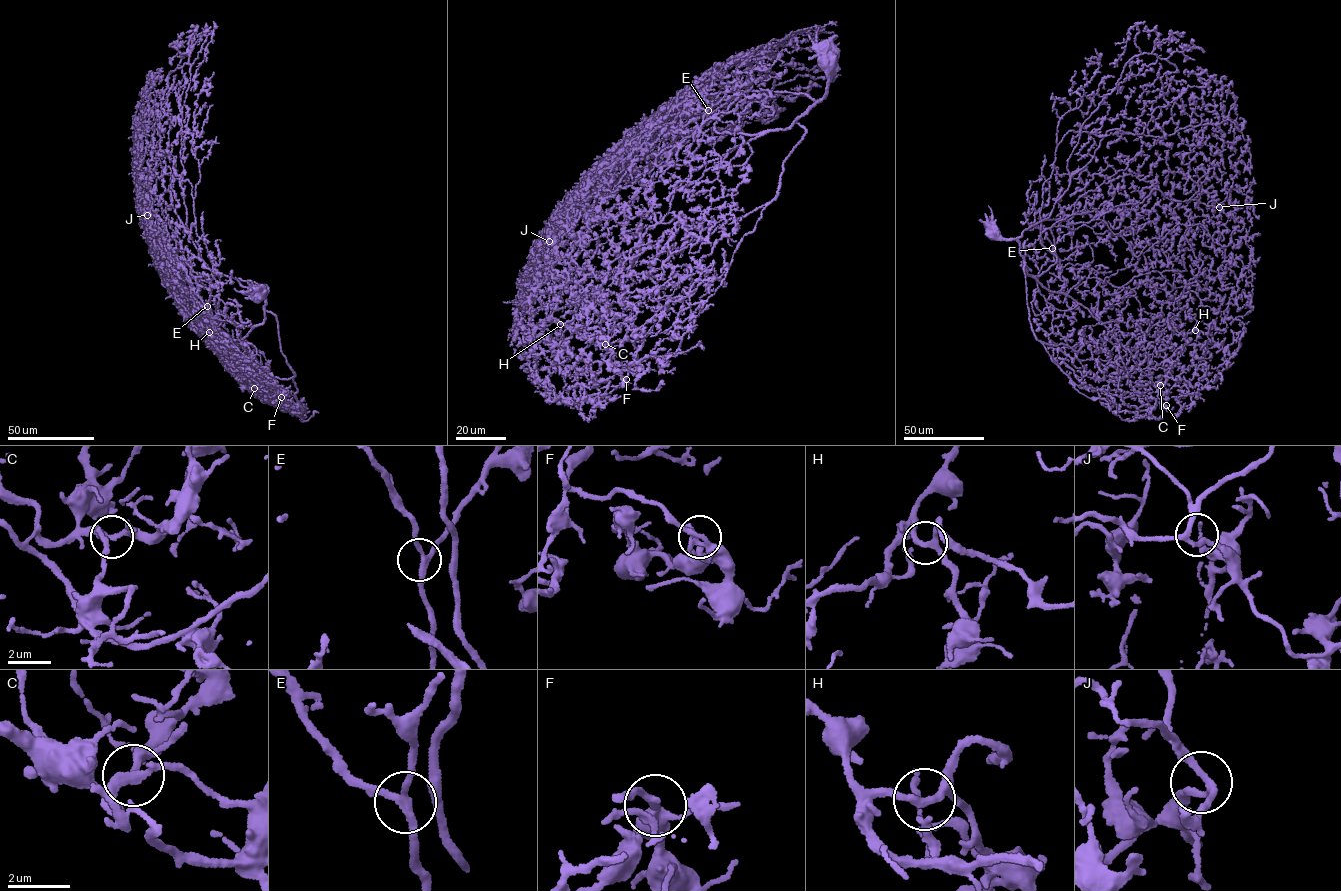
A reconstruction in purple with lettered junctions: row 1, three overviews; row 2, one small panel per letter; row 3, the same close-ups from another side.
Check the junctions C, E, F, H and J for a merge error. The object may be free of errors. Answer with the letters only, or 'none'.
none

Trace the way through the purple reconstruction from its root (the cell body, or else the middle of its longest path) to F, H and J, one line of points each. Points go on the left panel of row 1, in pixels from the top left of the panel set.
F: (257, 295), (269, 291), (264, 321), (229, 343), (229, 362), (236, 371), (243, 370), (256, 392), (281, 397)
H: (257, 295), (269, 291), (264, 321), (229, 343), (230, 364), (207, 344), (207, 335), (216, 339), (209, 332)
J: (257, 295), (269, 291), (265, 285), (217, 274), (189, 277), (158, 219), (151, 226), (147, 215)

